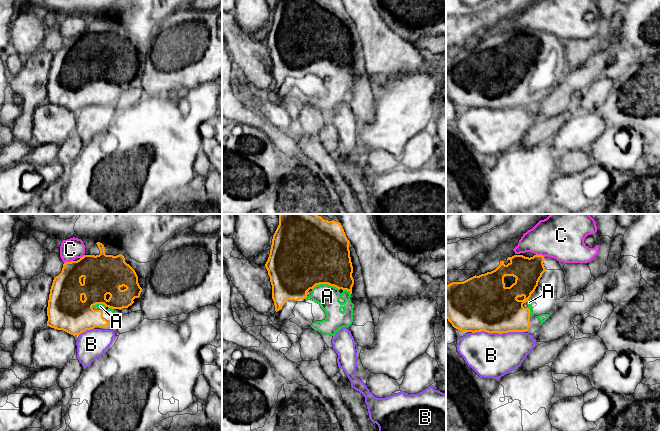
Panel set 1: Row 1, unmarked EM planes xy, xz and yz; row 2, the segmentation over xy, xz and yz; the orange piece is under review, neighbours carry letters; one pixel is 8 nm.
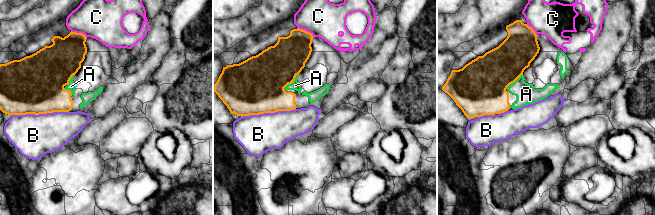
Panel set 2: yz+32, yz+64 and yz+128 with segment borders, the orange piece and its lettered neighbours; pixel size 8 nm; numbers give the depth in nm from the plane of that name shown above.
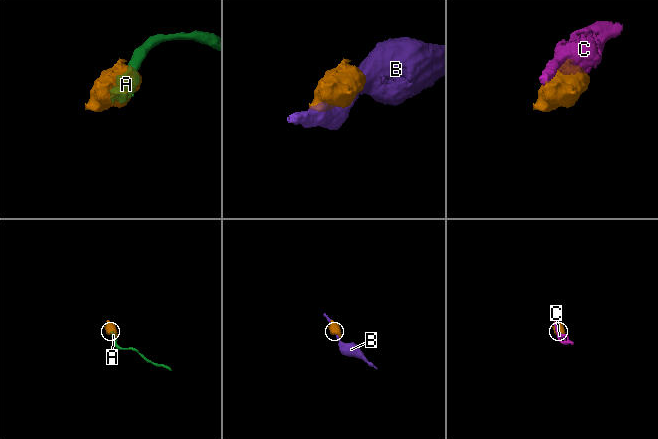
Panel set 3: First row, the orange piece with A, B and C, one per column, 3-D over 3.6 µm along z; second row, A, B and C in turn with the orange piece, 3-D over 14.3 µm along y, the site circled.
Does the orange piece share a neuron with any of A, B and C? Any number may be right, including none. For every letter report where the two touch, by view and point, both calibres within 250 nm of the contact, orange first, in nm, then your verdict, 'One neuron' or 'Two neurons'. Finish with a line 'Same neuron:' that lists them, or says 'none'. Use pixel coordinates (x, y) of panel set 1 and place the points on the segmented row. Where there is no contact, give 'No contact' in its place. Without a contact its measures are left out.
A: Touches orange at xz (326, 283). Thickness 500 nm (orange) against 180 nm. One neuron
B: Touches orange at yz (497, 332). Thickness 440 nm (orange) against 360 nm. Two neurons
C: Touches orange at xy (68, 262). Thickness 260 nm (orange) against 170 nm. Two neurons
Same neuron: A

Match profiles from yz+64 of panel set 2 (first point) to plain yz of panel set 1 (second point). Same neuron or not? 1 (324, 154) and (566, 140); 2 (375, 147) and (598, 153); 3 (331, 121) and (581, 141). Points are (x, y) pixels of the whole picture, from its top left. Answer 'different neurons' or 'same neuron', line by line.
1: different neurons
2: same neuron
3: different neurons

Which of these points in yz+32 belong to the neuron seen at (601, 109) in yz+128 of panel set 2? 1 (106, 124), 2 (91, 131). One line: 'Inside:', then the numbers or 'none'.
Inside: 1, 2

